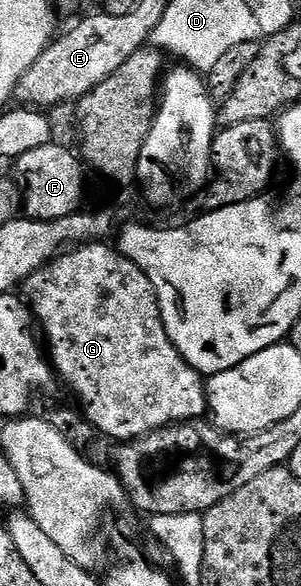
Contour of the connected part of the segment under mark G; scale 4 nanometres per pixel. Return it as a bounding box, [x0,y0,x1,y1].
[23,240,207,442]

